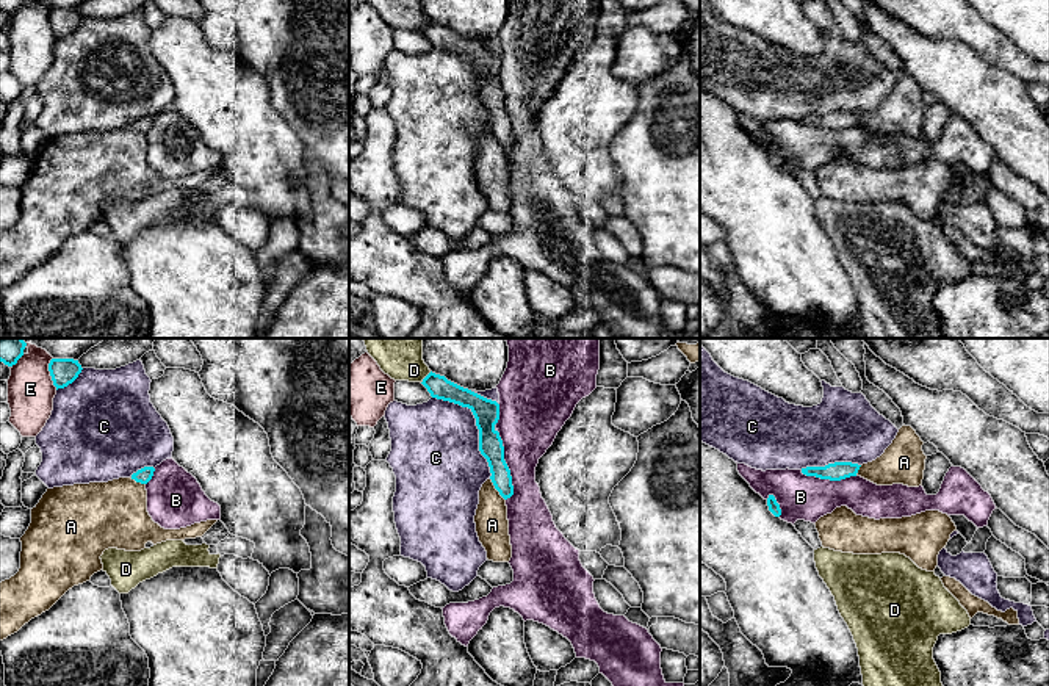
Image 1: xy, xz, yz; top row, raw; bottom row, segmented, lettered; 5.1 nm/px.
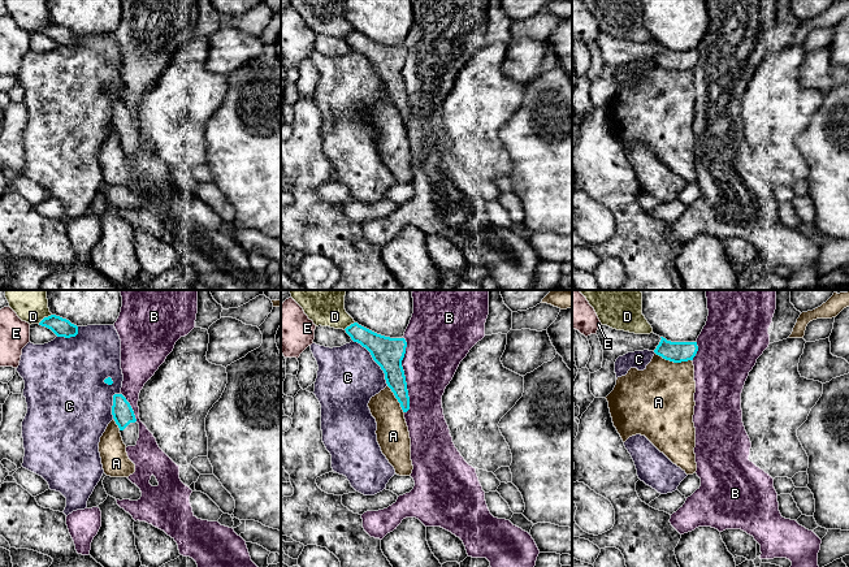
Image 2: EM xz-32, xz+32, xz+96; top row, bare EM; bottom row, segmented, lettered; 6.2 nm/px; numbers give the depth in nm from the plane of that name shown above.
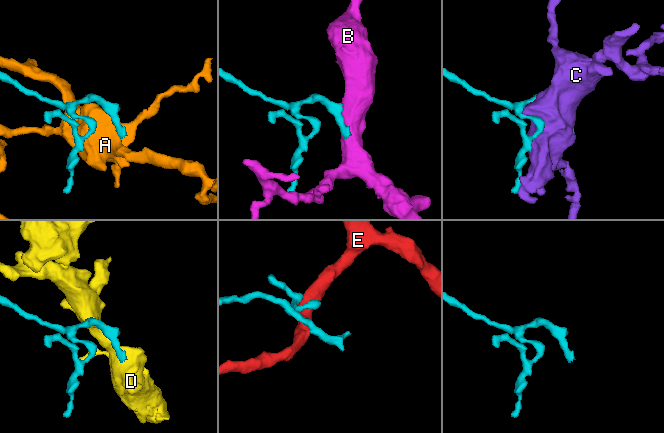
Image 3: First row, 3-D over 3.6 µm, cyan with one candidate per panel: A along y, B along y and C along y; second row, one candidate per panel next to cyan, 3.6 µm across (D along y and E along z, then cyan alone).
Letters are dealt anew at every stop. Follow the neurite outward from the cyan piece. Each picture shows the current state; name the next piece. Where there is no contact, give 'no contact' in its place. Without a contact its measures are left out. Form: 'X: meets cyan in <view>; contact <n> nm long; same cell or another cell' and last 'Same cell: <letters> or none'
A: meets cyan in xz; contact 140 nm long; another cell
B: meets cyan in xz; contact 360 nm long; another cell
C: meets cyan in xz; contact 500 nm long; another cell
D: meets cyan in xz; contact 80 nm long; another cell
E: meets cyan in xy; contact 170 nm long; another cell
Same cell: none

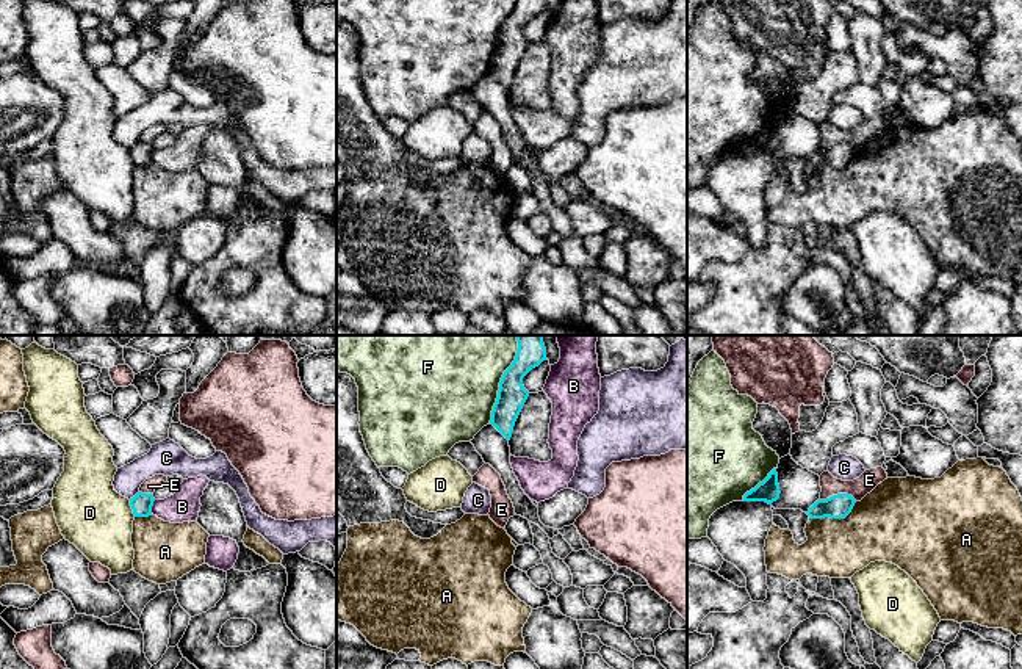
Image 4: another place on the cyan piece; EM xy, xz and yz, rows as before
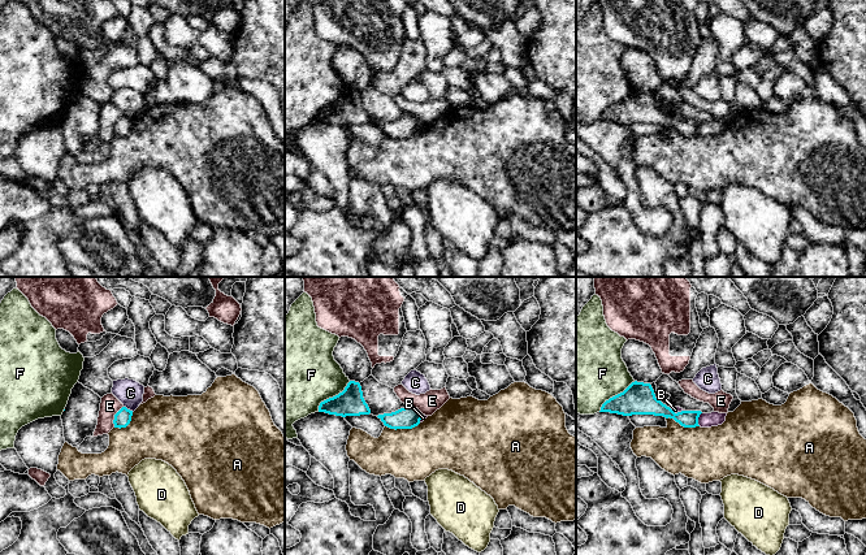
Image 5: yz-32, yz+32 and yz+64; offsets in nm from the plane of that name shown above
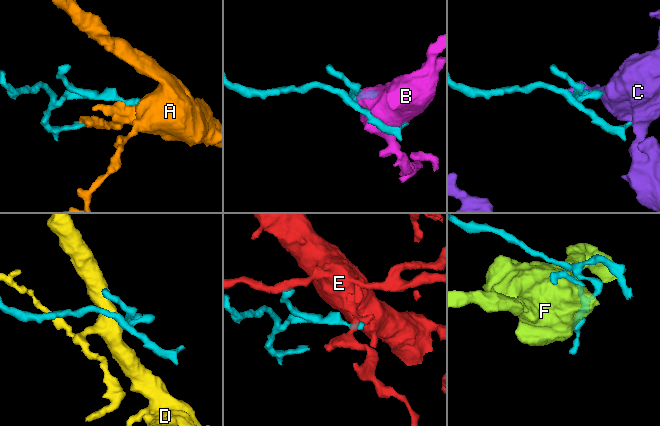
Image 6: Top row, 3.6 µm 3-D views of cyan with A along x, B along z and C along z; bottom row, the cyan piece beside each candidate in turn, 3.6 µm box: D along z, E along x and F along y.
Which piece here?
A: meets cyan in yz; contact 260 nm long; another cell
B: meets cyan in xy; contact 80 nm long; another cell
C: meets cyan in xy; contact 70 nm long; another cell
D: meets cyan in xy; contact 90 nm long; another cell
E: meets cyan in yz; contact 190 nm long; another cell
F: meets cyan in xz; contact 480 nm long; another cell
Same cell: none

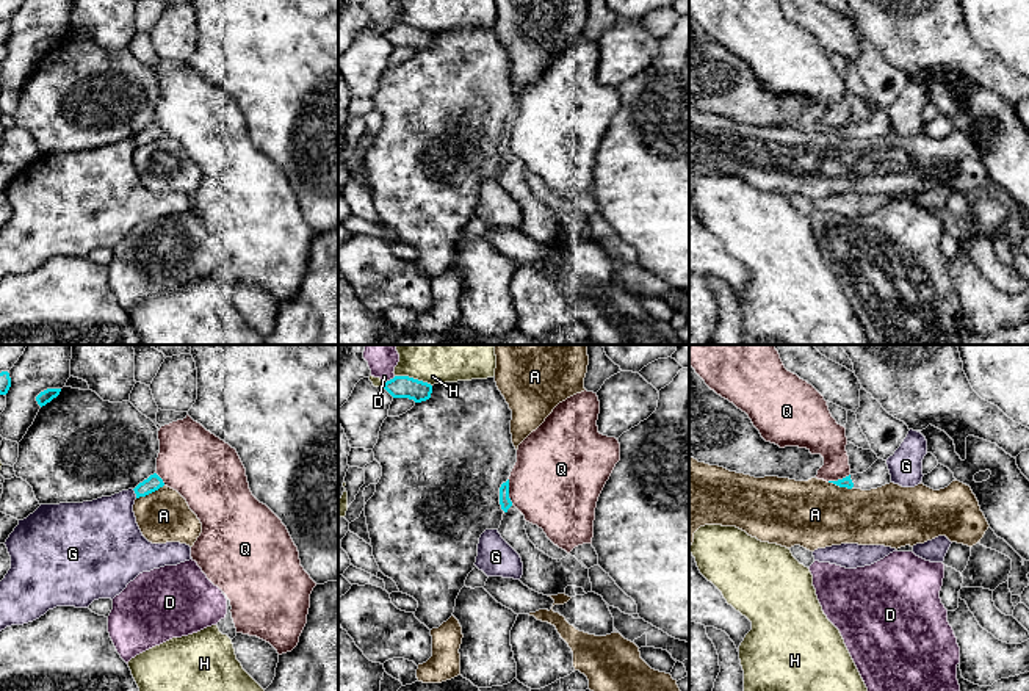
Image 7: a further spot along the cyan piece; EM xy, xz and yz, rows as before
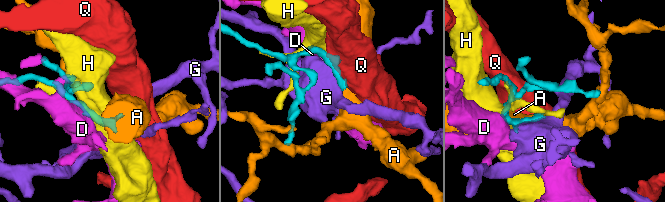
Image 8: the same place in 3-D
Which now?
A: meets cyan in xy; contact 160 nm long; another cell
D: meets cyan in xz; contact 80 nm long; another cell
G: meets cyan in xy; contact 50 nm long; another cell
H: meets cyan in xz; contact 200 nm long; another cell
Q: meets cyan in xz; contact 130 nm long; another cell
Same cell: none

